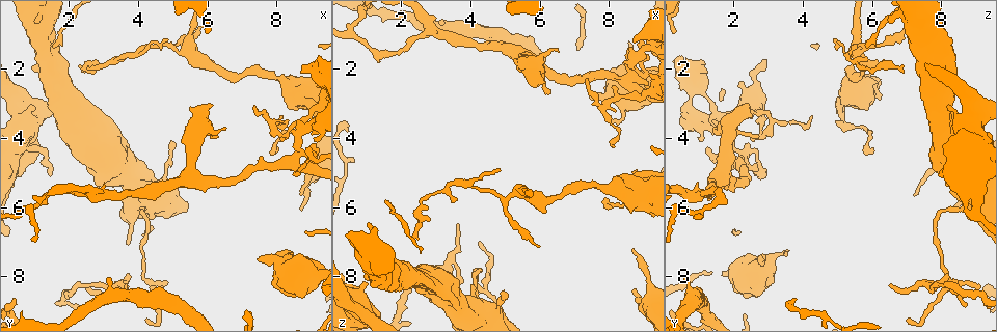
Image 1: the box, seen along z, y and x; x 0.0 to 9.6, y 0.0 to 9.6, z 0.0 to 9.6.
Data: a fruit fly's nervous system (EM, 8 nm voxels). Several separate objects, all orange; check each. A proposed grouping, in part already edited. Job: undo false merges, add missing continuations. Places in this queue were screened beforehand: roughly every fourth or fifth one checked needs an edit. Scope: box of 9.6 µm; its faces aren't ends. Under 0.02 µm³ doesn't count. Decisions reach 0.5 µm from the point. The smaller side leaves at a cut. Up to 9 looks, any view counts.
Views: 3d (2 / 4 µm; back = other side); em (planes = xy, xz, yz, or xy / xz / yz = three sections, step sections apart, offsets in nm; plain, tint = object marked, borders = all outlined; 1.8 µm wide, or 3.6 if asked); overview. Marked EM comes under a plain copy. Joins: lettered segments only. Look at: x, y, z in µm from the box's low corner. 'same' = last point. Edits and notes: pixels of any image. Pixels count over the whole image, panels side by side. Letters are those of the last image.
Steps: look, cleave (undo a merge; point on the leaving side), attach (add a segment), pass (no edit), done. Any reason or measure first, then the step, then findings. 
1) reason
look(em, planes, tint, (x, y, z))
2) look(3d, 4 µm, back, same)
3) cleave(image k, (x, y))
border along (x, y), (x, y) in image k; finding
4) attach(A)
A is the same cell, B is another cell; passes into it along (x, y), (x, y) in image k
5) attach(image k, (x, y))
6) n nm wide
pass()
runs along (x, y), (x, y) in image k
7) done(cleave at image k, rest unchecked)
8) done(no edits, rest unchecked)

a narrow waist
look(3d, 2 µm, (1.80, 5.50, 1.50))

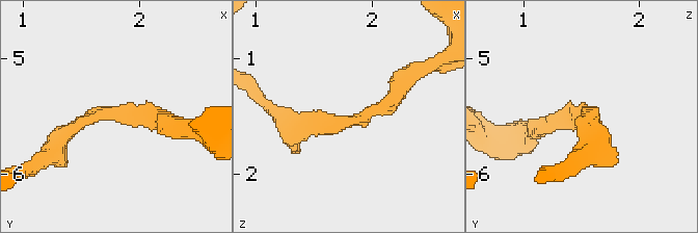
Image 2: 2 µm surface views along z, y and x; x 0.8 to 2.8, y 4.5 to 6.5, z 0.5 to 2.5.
shape alone is not enough
look(em, yz, step 4, tint, (1.82, 5.50, 1.52))

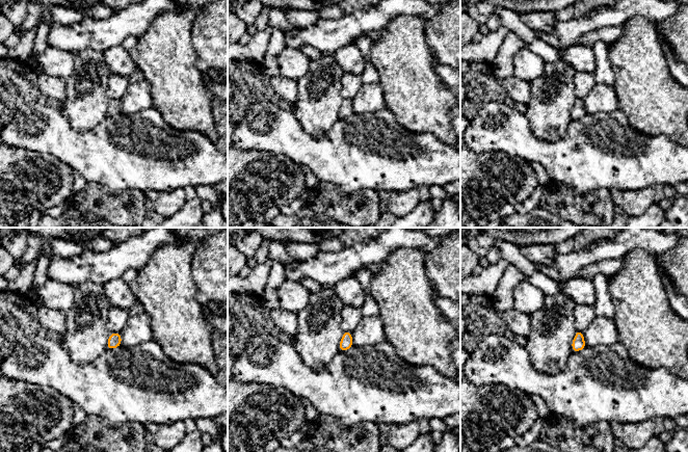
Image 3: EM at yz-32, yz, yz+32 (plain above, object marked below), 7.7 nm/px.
look(em, planes, borders, same)

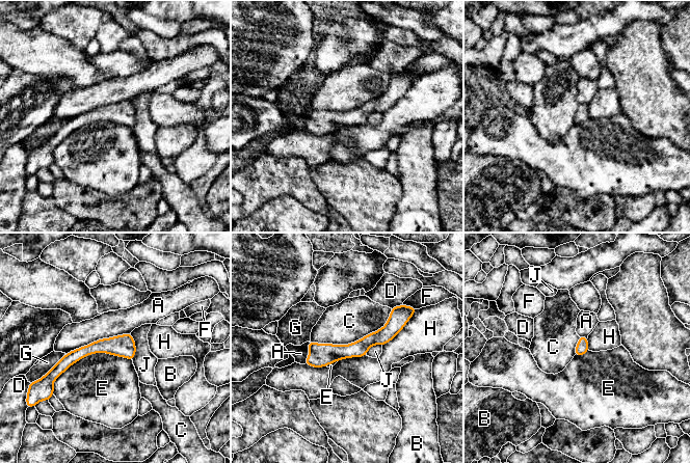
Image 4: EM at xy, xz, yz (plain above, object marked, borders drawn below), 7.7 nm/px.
100 nm wide
pass()
A, B, C, D, E, F, G, H and J are other cells; runs along (400, 317), (359, 349), (308, 362) in image 4; all the same cell

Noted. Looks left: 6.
branch stops here
look(em, xy, step 16, borders, (3.05, 8.00, 0.55))

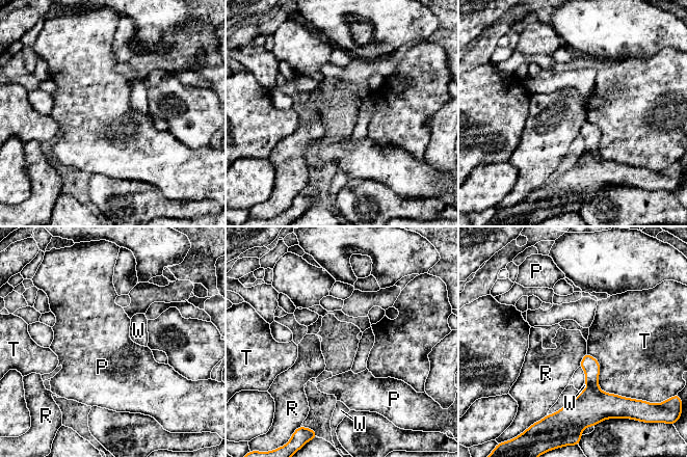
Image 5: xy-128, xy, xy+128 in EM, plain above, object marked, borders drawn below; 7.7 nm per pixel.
pass()
P, R, T and W are other cells; border along (586, 351), (579, 366) in image 5; none of them fits

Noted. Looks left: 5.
thick end
look(em, xz, step 16, tint, (6.15, 3.00, 2.30))

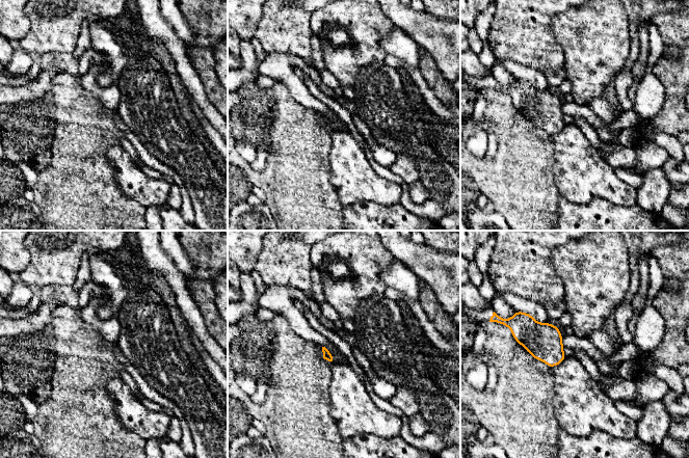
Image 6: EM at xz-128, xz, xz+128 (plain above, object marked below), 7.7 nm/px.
another direction
look(em, planes, borders, same)

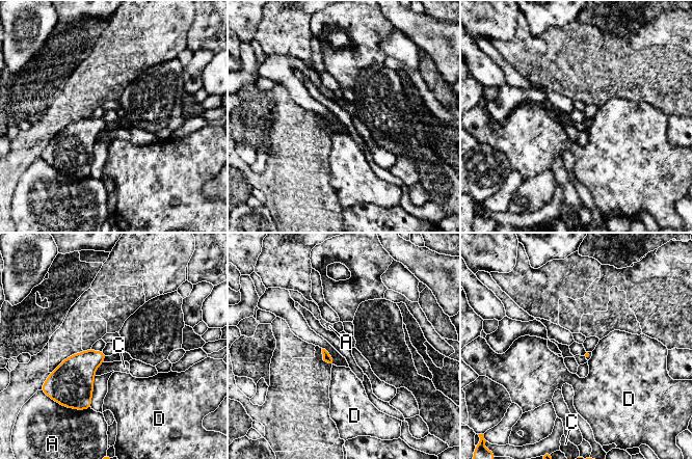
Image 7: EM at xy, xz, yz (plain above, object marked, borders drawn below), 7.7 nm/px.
pass()
A, C and D are other cells; border along (103, 361), (96, 370), (95, 375) in image 7; no lettered segment goes on from it

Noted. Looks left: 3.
thick end
look(em, 3.6 µm, planes, borders, (0.95, 0.65, 6.55))

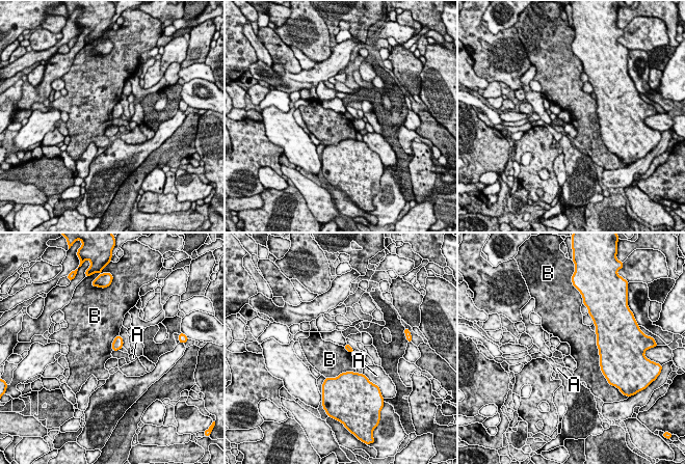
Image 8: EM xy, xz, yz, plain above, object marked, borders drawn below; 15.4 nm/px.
pass()
A and B are other cells; border along (595, 332), (599, 365), (602, 372) in image 8; none of them fits

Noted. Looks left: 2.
done(no edits, rest unchecked)

